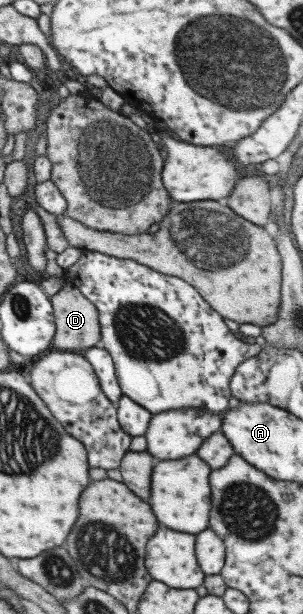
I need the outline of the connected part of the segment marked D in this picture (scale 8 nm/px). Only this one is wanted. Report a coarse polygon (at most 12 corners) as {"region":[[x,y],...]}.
{"region":[[74,286],[50,296],[52,348],[100,339],[98,312]]}

